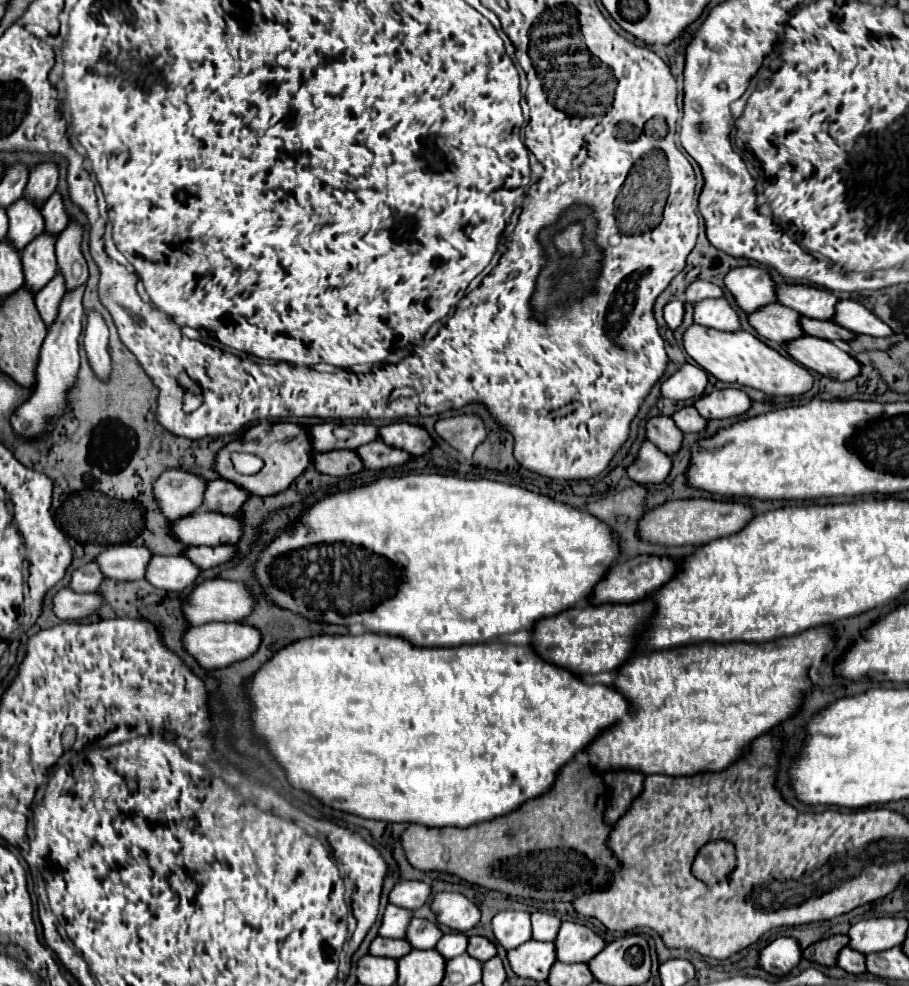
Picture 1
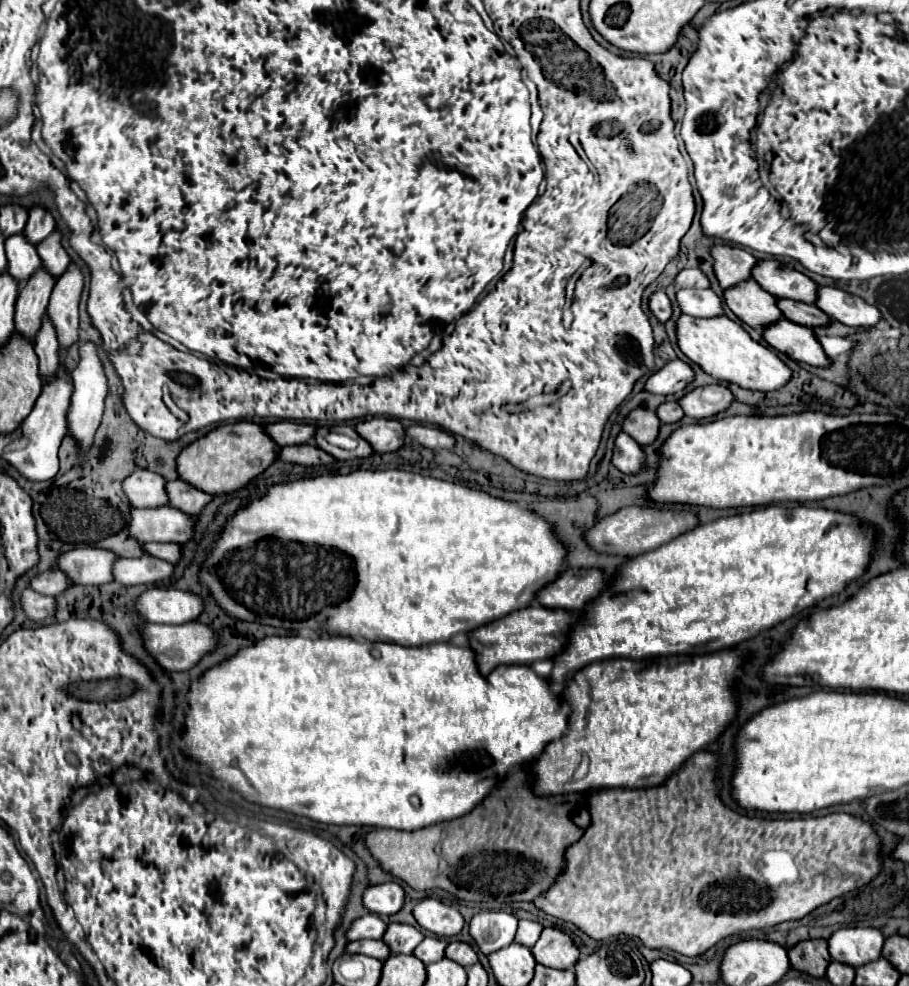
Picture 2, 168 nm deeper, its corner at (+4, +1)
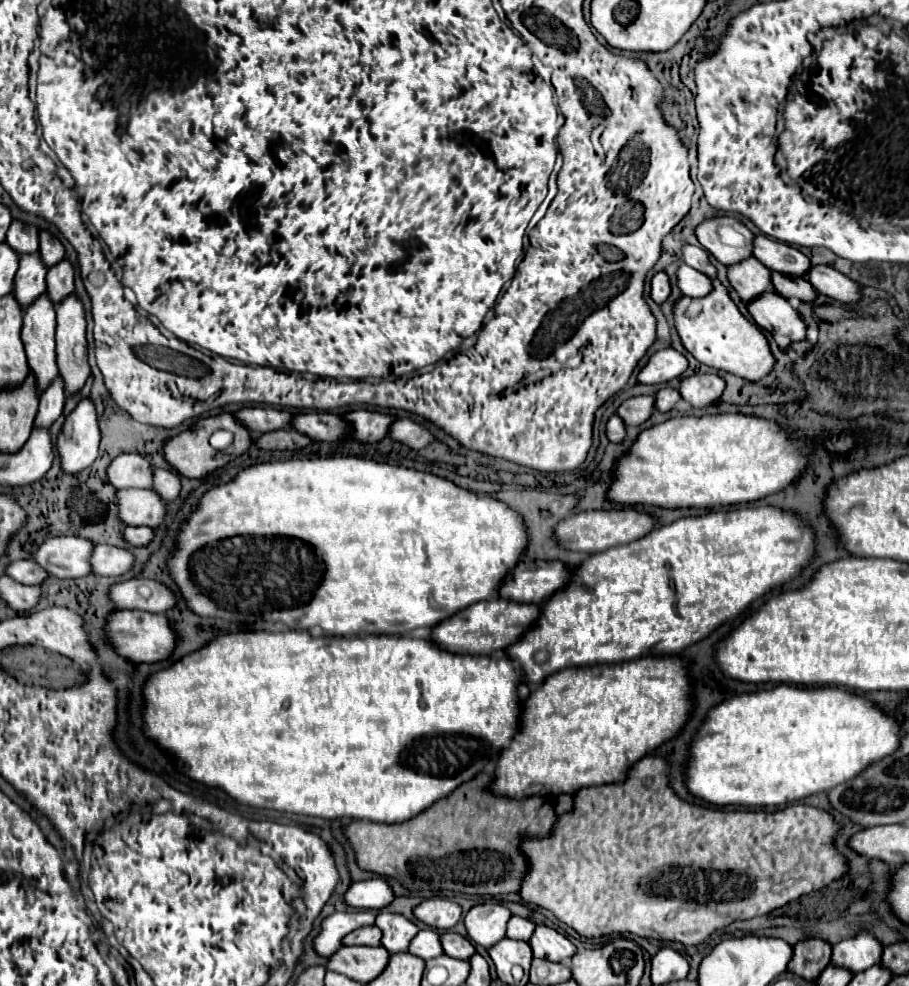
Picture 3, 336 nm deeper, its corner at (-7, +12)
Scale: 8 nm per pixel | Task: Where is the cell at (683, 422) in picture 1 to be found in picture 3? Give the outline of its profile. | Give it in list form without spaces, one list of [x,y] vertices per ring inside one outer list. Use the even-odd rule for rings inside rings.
[[[666,386],[666,388],[662,388],[662,390],[656,392],[656,396],[654,396],[654,406],[656,406],[656,410],[660,410],[660,412],[668,412],[668,410],[672,410],[672,406],[674,406],[678,400],[680,400],[678,390]]]

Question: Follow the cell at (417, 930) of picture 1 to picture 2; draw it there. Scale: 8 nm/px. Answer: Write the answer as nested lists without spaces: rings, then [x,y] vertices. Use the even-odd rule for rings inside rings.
[[[389,923],[383,941],[391,947],[393,953],[413,953],[413,949],[423,941],[423,933],[413,925]]]

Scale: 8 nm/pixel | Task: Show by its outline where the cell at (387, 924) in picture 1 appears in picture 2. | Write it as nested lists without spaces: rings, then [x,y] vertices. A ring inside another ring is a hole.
[[[369,913],[357,921],[353,921],[347,937],[349,941],[357,941],[357,939],[383,939],[387,931],[387,923],[375,915],[375,913]]]

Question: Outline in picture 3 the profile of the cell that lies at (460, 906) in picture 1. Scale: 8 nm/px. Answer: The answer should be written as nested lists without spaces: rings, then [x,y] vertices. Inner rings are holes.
[[[430,898],[414,908],[414,916],[430,928],[448,930],[462,918],[462,908],[444,898]]]

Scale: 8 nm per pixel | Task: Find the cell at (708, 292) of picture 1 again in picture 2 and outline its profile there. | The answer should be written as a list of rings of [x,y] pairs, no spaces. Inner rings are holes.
[[[683,269],[677,277],[675,277],[675,285],[679,285],[681,289],[707,289],[709,287],[709,279],[703,271],[699,269]]]

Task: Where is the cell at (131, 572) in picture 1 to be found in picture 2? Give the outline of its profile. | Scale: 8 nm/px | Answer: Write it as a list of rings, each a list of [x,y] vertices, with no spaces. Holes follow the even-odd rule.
[[[79,547],[57,559],[55,569],[71,575],[75,585],[103,585],[113,581],[113,565],[119,557],[97,547]]]

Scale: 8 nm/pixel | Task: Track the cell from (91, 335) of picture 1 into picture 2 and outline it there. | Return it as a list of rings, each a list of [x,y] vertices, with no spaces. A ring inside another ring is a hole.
[[[85,341],[79,345],[79,353],[81,353],[81,361],[79,361],[77,369],[73,369],[73,373],[71,373],[73,383],[75,383],[75,393],[71,397],[71,407],[69,407],[69,435],[81,443],[83,451],[87,451],[87,447],[91,447],[91,437],[95,435],[95,431],[101,423],[109,385],[107,385],[101,357],[99,357],[99,347],[93,341]]]

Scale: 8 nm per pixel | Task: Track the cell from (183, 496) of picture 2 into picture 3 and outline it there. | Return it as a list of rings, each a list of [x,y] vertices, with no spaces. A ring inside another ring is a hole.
[[[154,468],[152,470],[152,484],[154,484],[154,492],[162,498],[162,500],[174,500],[180,494],[180,480],[178,474],[174,474],[172,470],[162,470],[162,468]]]

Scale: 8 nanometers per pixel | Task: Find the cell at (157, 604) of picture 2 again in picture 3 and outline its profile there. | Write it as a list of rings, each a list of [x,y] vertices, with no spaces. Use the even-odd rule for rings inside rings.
[[[130,578],[108,588],[108,600],[116,610],[166,612],[176,604],[174,594],[156,580]]]

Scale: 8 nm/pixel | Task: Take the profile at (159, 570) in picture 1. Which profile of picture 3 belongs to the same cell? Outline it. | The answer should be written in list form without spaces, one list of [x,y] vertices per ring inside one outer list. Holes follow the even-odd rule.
[[[96,544],[90,554],[90,564],[96,576],[122,576],[134,566],[134,556],[118,546]]]

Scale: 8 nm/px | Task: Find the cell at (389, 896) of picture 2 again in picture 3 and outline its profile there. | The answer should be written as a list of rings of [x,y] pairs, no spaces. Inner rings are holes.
[[[370,878],[350,884],[344,894],[344,902],[356,910],[378,910],[394,900],[392,888],[384,878]]]

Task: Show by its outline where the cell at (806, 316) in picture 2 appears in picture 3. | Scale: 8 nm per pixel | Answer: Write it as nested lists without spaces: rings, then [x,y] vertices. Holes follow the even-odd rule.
[[[772,272],[770,276],[772,286],[776,288],[776,292],[784,298],[798,298],[802,302],[812,302],[816,298],[816,292],[812,288],[812,284],[804,278],[796,278],[796,276],[782,276],[780,272]]]

